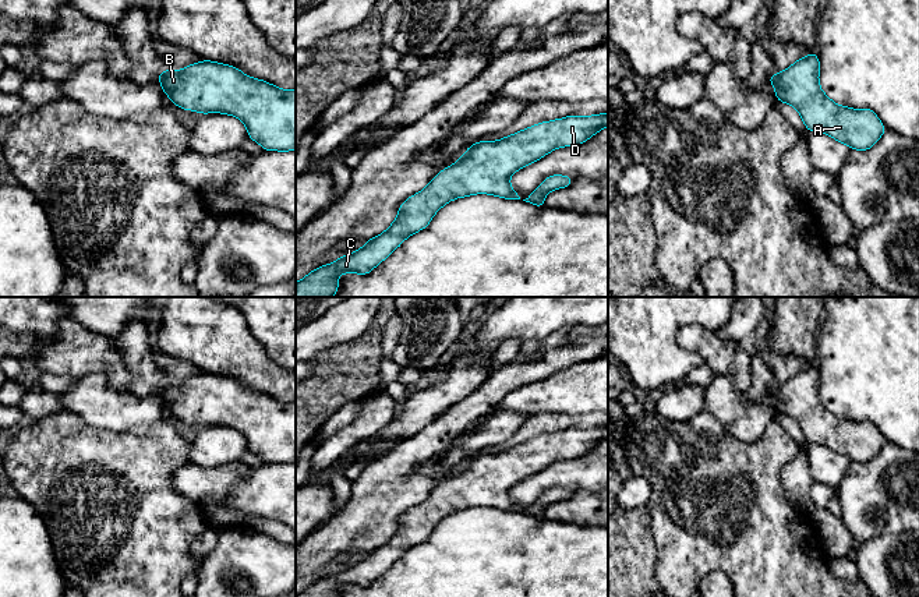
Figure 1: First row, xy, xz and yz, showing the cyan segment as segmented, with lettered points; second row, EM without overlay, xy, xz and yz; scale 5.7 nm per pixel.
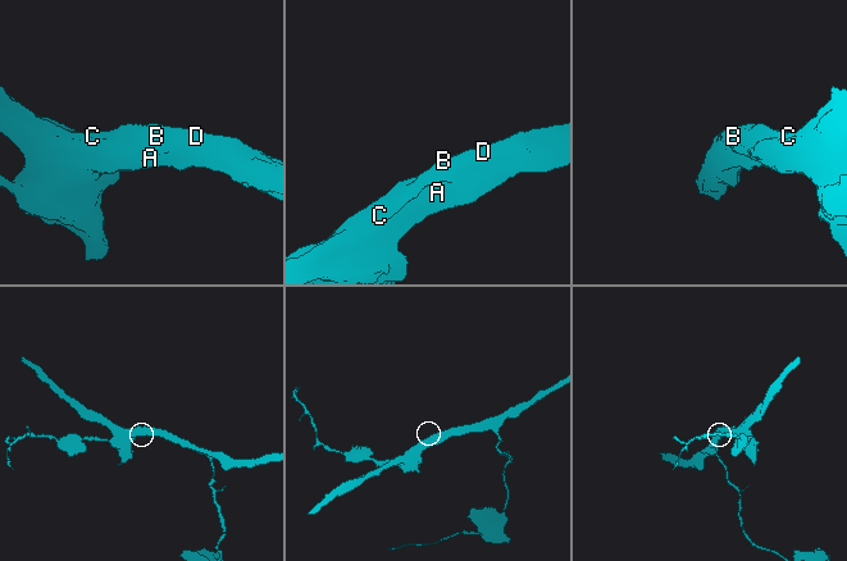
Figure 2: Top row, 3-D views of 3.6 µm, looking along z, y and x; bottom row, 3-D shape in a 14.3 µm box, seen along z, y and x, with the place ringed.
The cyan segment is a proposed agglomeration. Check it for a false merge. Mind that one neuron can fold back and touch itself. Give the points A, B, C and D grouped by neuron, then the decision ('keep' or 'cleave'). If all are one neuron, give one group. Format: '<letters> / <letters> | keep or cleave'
A B C D | keep

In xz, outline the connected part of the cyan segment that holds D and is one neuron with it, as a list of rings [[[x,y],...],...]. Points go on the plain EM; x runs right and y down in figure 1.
[[[608,425],[586,430],[570,427],[552,434],[542,434],[498,453],[480,453],[471,456],[456,476],[441,483],[423,504],[409,509],[400,517],[395,534],[382,547],[365,554],[365,558],[360,562],[340,569],[332,576],[314,582],[296,597],[339,597],[337,589],[340,586],[368,587],[377,577],[400,559],[409,548],[425,541],[434,527],[452,512],[474,506],[489,506],[505,512],[520,512],[509,495],[513,485],[544,470],[556,460],[580,458],[605,439],[608,439]]]

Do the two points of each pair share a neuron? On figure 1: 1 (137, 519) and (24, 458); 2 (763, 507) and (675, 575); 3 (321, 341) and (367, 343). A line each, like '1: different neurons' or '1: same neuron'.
1: same neuron
2: same neuron
3: different neurons

